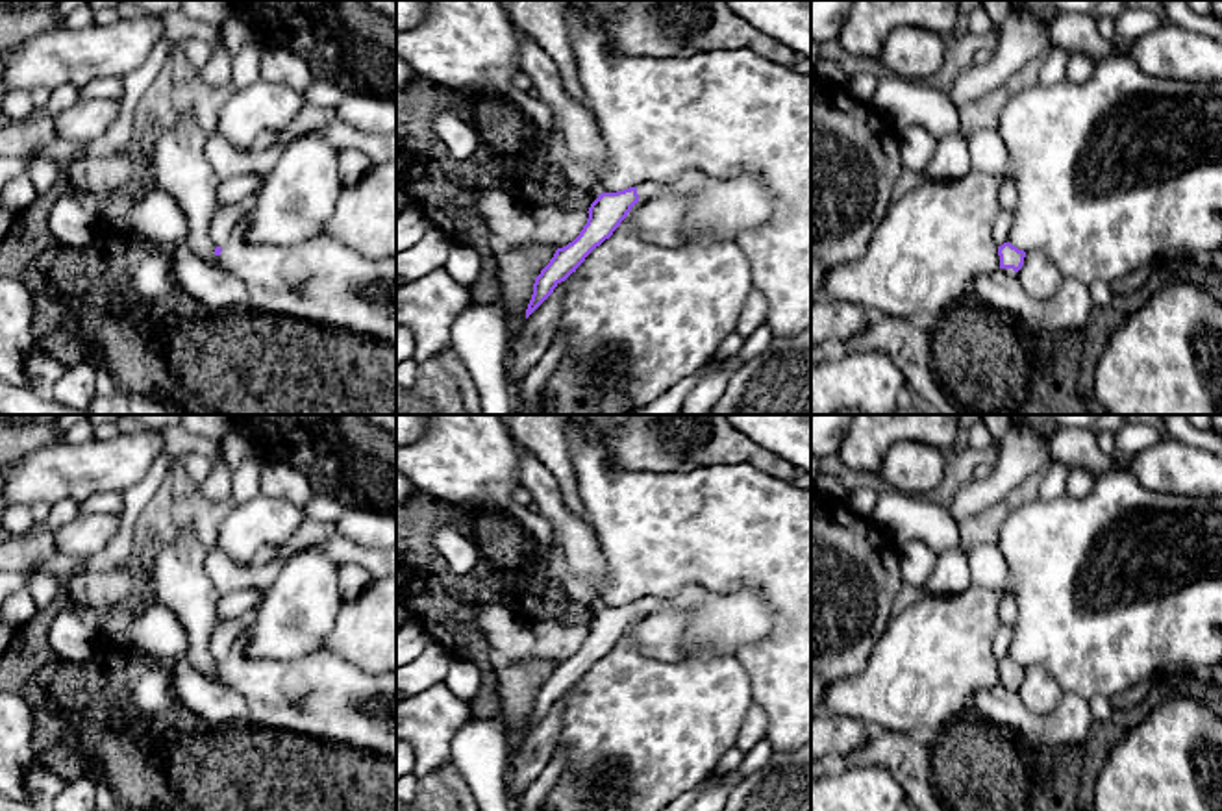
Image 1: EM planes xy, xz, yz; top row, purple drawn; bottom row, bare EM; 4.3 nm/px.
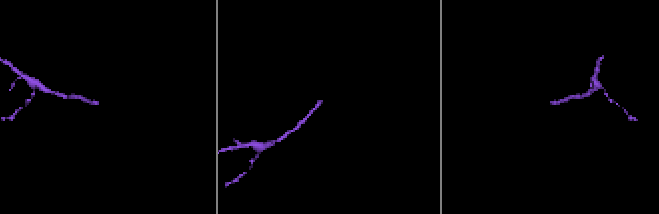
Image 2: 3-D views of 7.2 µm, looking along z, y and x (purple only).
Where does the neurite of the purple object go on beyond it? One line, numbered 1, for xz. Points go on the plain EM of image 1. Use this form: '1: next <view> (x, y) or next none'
1: next xz (724, 621)

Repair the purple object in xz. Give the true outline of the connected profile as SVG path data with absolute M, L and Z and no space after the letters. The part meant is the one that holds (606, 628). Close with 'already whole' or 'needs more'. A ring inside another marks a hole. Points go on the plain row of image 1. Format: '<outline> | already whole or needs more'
M687 585L670 596L650 596L644 602L602 607L591 618L587 639L580 650L567 661L557 663L550 678L535 692L526 733L561 696L576 687L596 661L613 650L639 615L646 617L661 609L689 613L683 650L685 657L696 659L735 657L742 646L765 639L774 624L768 602L752 587L713 593L700 585Z | needs more

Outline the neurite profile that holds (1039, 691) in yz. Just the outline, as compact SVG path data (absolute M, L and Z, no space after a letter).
M1042 665L1026 667L1024 680L1016 687L1020 702L1035 715L1046 717L1052 713L1061 696L1063 689L1054 674Z

